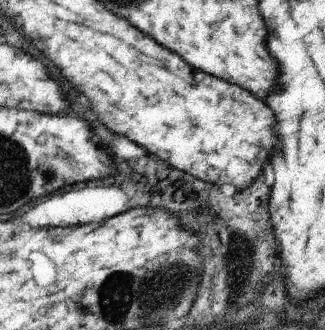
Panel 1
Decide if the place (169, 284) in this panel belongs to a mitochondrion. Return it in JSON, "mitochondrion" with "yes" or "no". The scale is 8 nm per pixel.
{"mitochondrion":"yes"}

